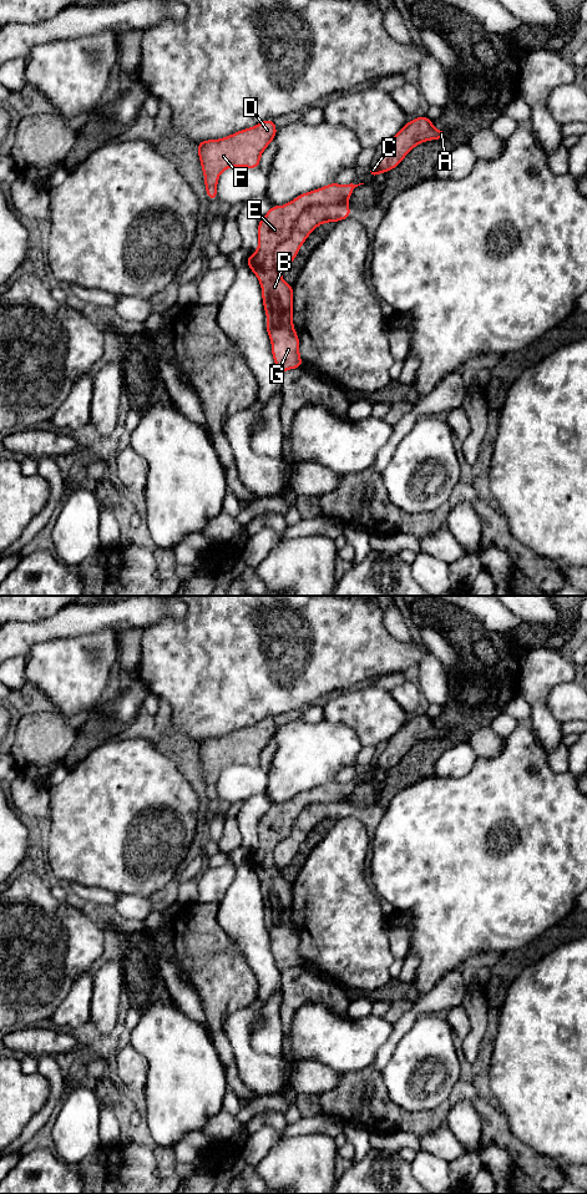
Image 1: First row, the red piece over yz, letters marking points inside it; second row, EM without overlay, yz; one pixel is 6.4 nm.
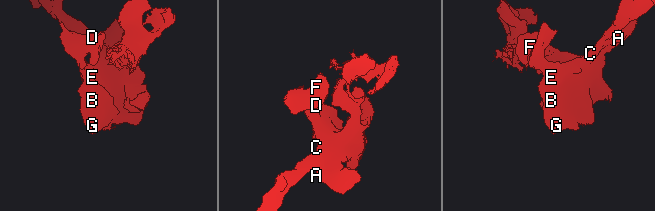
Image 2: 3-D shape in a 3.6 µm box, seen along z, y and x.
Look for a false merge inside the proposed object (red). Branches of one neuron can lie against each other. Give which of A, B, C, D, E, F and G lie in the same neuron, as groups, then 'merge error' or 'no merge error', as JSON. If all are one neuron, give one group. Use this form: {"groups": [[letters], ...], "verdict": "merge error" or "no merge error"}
{"groups": [["A", "B", "C", "E", "G"], ["D", "F"]], "verdict": "merge error"}

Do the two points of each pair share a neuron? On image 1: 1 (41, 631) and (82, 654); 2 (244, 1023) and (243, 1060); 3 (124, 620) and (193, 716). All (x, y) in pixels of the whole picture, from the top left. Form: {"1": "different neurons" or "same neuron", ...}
{"1": "different neurons", "2": "same neuron", "3": "different neurons"}

